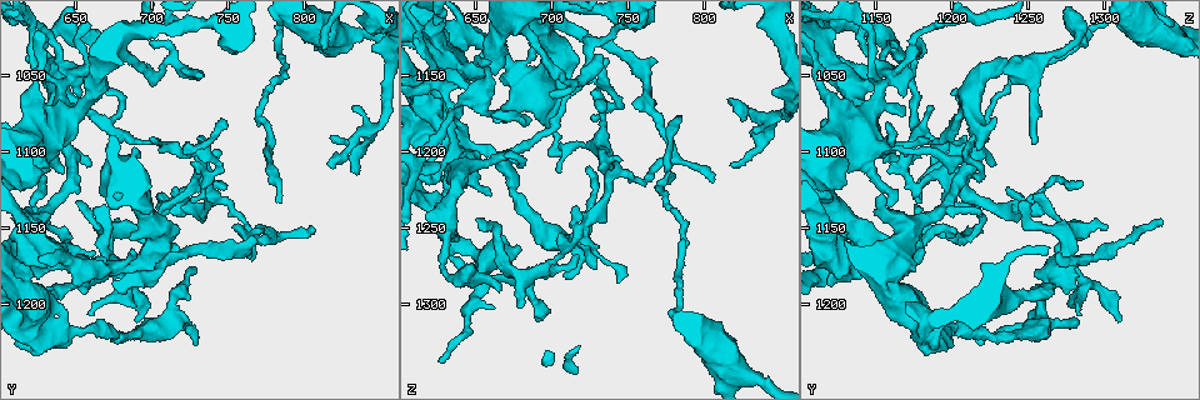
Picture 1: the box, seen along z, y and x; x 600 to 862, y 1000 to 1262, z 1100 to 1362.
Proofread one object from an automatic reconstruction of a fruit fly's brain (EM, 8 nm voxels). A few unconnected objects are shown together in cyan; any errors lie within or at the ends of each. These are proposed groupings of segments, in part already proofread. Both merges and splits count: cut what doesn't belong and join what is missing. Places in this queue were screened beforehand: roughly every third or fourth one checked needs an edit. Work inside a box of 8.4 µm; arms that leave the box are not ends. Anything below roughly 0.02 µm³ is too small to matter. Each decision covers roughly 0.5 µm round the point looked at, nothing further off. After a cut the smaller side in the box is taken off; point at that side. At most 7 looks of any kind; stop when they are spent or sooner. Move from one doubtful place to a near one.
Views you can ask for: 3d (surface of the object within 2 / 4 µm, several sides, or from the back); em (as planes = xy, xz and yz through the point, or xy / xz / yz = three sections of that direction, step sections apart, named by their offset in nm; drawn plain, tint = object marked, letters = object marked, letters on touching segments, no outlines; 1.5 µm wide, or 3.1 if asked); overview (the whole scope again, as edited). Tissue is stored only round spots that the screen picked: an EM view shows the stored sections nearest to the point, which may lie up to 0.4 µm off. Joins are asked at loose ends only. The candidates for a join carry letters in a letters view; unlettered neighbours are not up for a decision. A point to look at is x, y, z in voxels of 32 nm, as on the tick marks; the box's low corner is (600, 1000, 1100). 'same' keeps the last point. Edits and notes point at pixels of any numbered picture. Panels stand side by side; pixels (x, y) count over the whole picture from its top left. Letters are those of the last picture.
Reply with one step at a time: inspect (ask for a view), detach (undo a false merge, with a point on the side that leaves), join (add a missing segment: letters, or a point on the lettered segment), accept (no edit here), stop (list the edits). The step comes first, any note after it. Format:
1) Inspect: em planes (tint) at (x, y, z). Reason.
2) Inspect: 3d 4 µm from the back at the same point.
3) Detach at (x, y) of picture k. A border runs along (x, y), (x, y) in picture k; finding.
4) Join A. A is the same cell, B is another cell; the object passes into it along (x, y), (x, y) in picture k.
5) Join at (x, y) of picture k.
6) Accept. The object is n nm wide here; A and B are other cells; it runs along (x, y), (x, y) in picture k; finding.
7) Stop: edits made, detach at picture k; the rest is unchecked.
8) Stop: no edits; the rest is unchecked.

Inspect: 3d 4 µm at (806, 1152, 1220). Thin end.

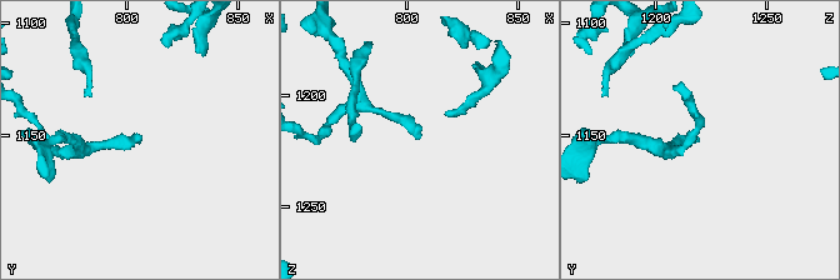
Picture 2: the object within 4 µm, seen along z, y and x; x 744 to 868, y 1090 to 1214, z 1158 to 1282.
Inspect: em planes (letters) at (806, 1151, 1218).

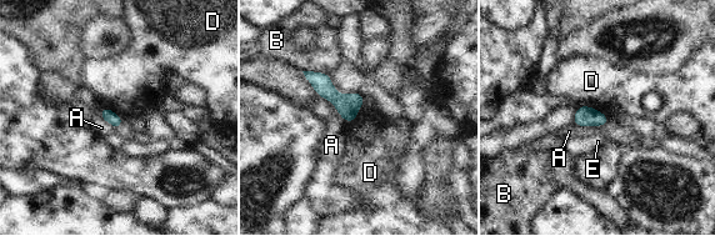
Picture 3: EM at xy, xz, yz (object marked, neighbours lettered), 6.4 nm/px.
Accept. A, B, D and E are other cells; it runs along (308, 74), (349, 111), (350, 119) in picture 3; none of them fits.

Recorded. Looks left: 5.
Inspect: 3d 2 µm at (680, 1150, 1302). Free end.

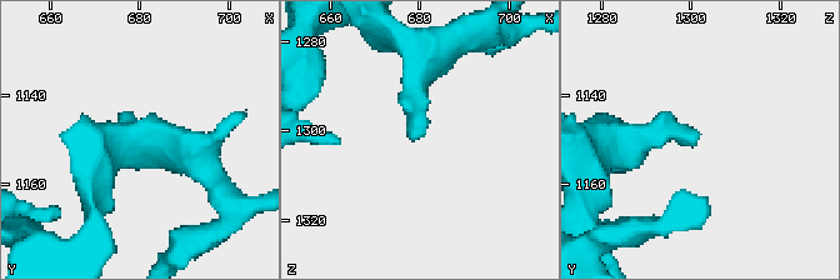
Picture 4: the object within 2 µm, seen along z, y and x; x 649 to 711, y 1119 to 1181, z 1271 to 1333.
Inspect: em planes (letters) at (680, 1151, 1302). Now the EM.

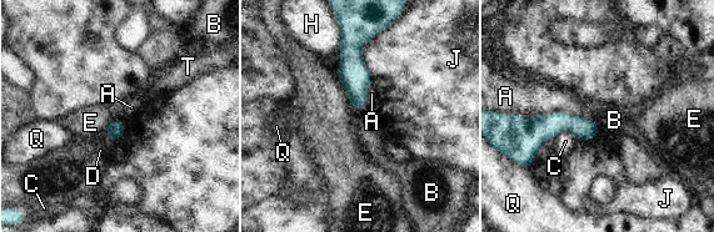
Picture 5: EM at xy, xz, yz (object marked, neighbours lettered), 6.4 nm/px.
Accept. A, B, C, D, E, H, J, Q and T are other cells; it runs along (594, 126), (552, 125), (528, 157) in picture 5; none of them fits.

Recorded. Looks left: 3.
Inspect: em planes (plain) at (666, 1022, 1292). Branch stops here.

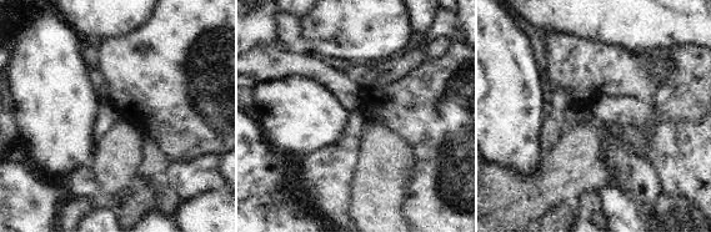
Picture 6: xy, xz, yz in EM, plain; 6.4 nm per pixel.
Inspect: em planes (letters) at the same point. What lies round it.

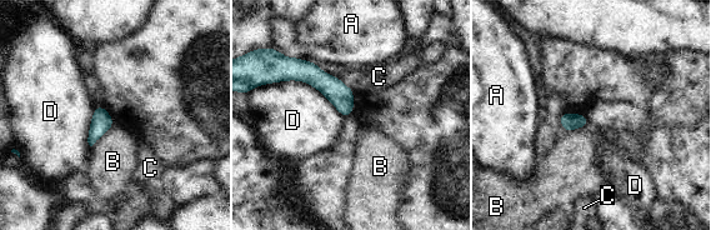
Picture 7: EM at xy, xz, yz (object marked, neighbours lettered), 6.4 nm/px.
Accept. A, B, C and D are other cells; it runs along (290, 76), (314, 75), (350, 110) in picture 7; none of them fits.

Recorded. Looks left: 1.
Stop: no edits; the rest is unchecked.

